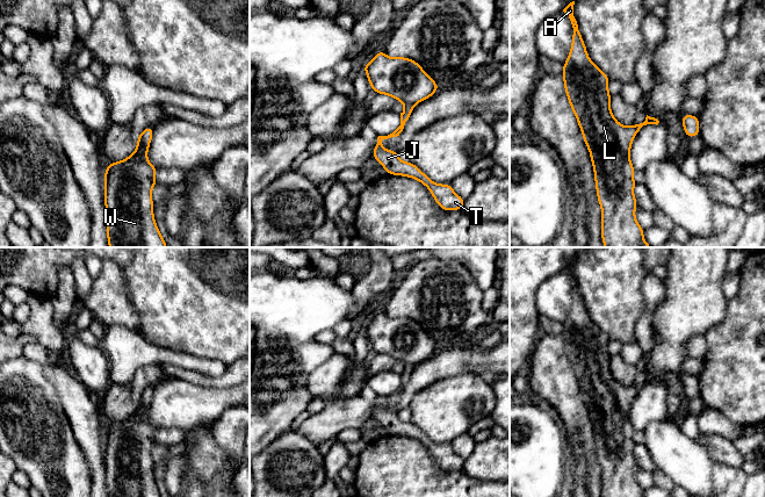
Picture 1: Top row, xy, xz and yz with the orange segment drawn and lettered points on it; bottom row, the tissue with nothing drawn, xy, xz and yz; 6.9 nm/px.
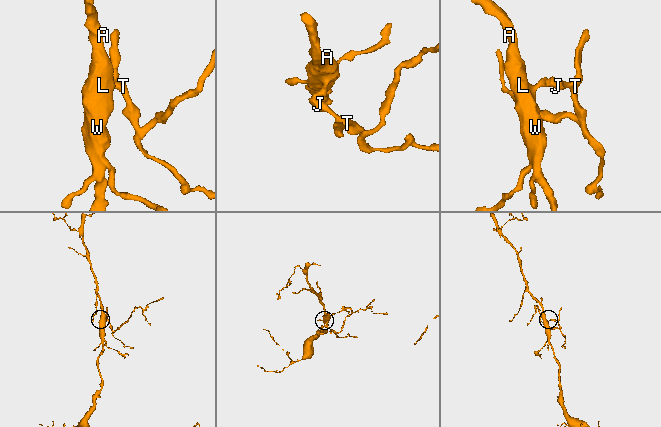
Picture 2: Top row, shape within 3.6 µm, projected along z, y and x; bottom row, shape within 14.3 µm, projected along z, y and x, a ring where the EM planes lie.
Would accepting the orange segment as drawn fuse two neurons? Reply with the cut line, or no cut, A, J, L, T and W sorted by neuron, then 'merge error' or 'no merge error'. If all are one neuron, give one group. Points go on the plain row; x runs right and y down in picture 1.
no cut; A J L T W; no merge error

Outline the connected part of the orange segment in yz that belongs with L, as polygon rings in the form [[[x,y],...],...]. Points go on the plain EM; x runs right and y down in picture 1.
[[[575,261],[570,262],[563,272],[569,276],[573,293],[571,310],[563,324],[562,338],[564,350],[582,390],[583,399],[589,409],[594,431],[597,459],[601,468],[601,497],[643,497],[644,489],[635,478],[638,466],[634,456],[635,428],[630,423],[630,408],[636,394],[648,384],[658,384],[659,381],[647,375],[645,380],[632,387],[620,384],[611,372],[608,353],[609,338],[590,319],[580,290],[573,276]]]

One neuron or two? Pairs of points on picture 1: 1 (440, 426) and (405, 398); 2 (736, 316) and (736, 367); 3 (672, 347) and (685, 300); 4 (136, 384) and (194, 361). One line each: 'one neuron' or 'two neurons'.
1: two neurons
2: one neuron
3: one neuron
4: two neurons

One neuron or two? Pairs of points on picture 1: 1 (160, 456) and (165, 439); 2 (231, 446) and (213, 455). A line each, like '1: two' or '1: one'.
1: two
2: two

